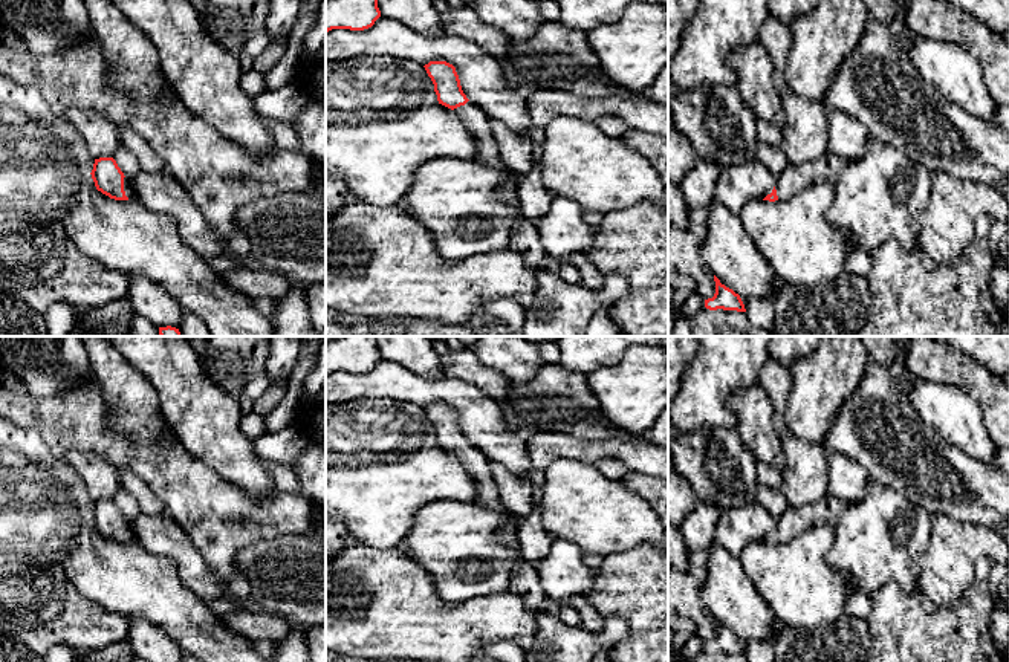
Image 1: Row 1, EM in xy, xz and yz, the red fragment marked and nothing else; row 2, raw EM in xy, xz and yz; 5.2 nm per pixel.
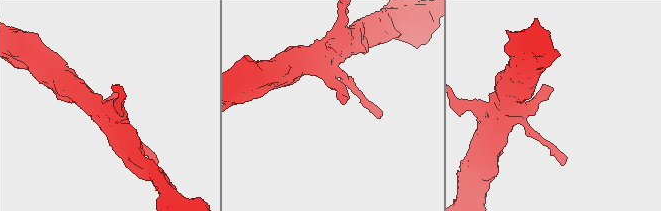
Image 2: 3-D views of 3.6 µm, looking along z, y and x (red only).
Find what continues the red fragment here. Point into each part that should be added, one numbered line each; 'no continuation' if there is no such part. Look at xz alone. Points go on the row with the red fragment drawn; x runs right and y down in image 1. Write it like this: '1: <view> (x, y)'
1: xz (488, 152)

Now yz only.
1: yz (795, 178)

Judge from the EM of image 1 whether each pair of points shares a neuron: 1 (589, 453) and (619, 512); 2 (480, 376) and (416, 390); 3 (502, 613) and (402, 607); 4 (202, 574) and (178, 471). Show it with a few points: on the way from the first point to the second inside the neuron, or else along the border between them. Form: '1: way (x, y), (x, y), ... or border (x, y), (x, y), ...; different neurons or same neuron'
1: border (558, 457), (593, 465); different neurons
2: border (445, 376), (476, 384), (494, 399); different neurons
3: way (477, 615), (427, 615); same neuron
4: border (173, 520), (217, 577); different neurons

